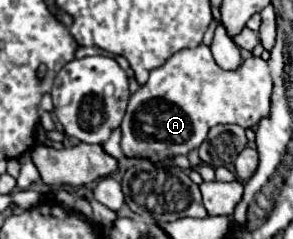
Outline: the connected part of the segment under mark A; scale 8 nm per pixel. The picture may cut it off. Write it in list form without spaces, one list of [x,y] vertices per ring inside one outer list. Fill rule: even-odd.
[[[197,45],[195,49],[185,49],[169,57],[161,67],[155,67],[145,85],[131,95],[127,113],[123,117],[121,129],[121,149],[127,157],[145,157],[151,161],[173,159],[177,155],[187,155],[199,147],[213,125],[219,123],[237,123],[241,127],[253,127],[263,117],[269,115],[269,97],[271,97],[271,75],[267,61],[261,57],[249,57],[237,71],[225,71],[215,62],[209,47]]]

